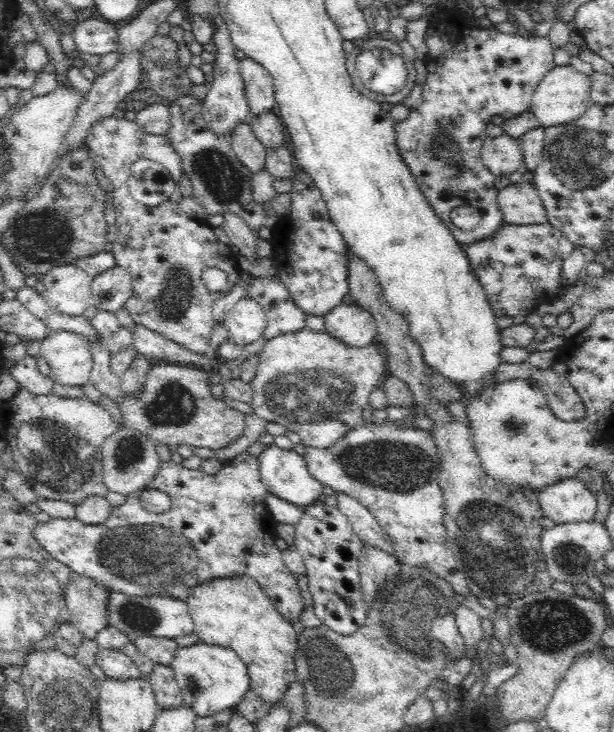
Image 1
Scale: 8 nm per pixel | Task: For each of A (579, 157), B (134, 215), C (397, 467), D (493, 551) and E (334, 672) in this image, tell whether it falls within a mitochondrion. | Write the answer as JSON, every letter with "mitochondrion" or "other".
{"A":"mitochondrion","B":"other","C":"mitochondrion","D":"mitochondrion","E":"mitochondrion"}

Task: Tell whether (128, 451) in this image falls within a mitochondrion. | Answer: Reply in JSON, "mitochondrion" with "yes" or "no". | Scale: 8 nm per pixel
{"mitochondrion":"yes"}

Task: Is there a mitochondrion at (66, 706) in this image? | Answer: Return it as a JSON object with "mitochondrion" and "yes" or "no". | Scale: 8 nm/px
{"mitochondrion":"yes"}

